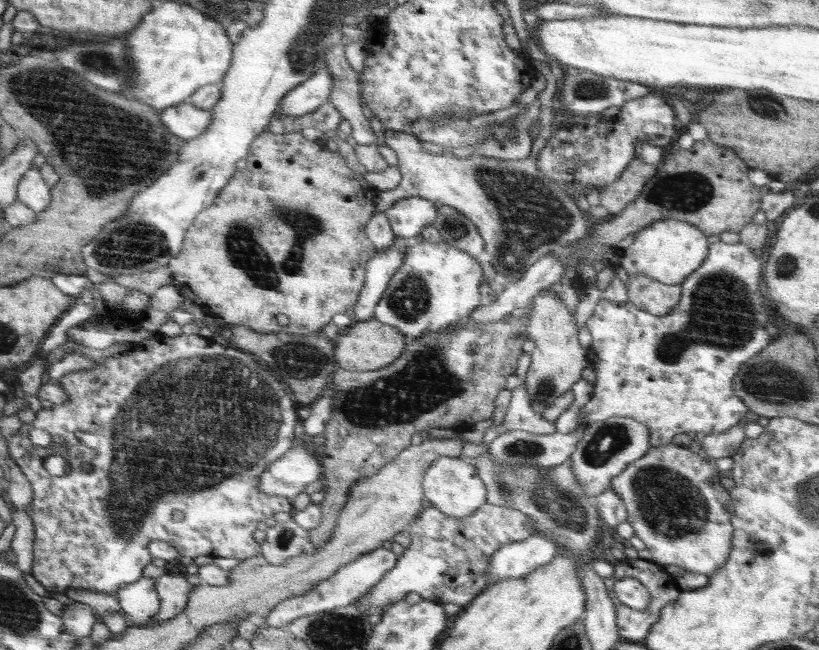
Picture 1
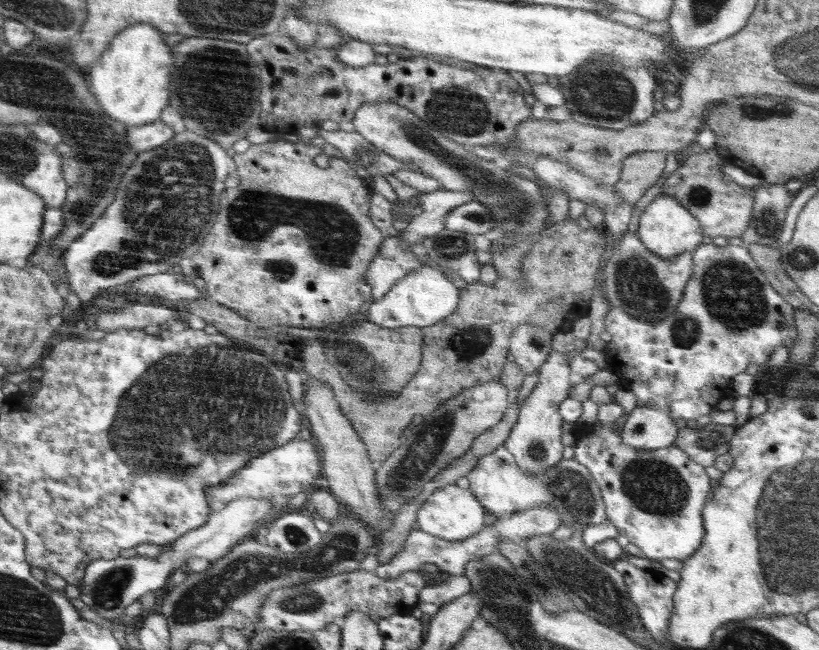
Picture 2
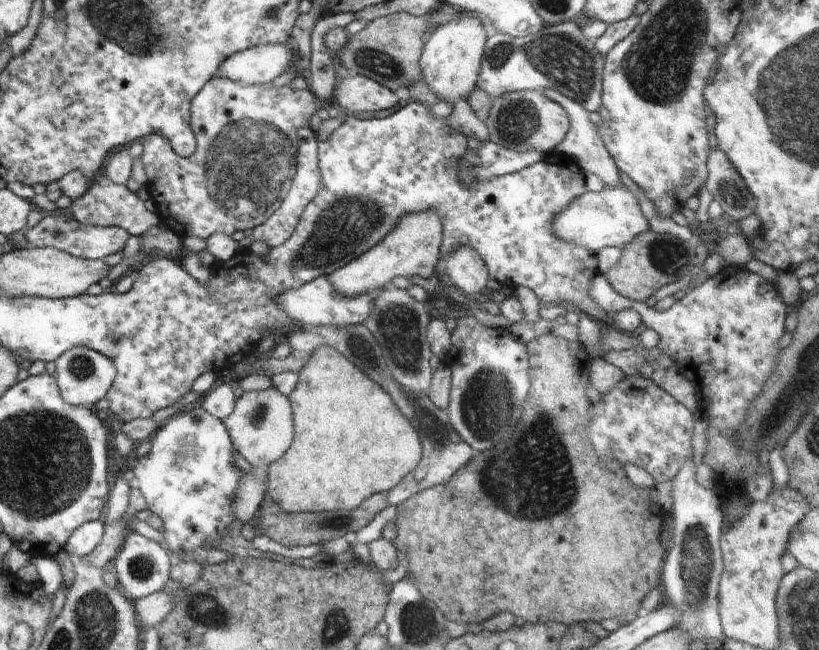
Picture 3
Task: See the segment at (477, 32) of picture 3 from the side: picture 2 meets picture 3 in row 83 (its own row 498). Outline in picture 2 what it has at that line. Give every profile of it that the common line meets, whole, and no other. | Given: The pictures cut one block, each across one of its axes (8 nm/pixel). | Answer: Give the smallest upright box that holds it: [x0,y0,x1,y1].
[416,485,485,541]

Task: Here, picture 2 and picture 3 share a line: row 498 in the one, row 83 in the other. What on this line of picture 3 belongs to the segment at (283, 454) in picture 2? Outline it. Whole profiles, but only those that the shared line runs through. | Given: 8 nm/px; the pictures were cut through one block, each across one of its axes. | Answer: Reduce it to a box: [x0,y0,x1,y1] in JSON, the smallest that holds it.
[140,77,318,240]

